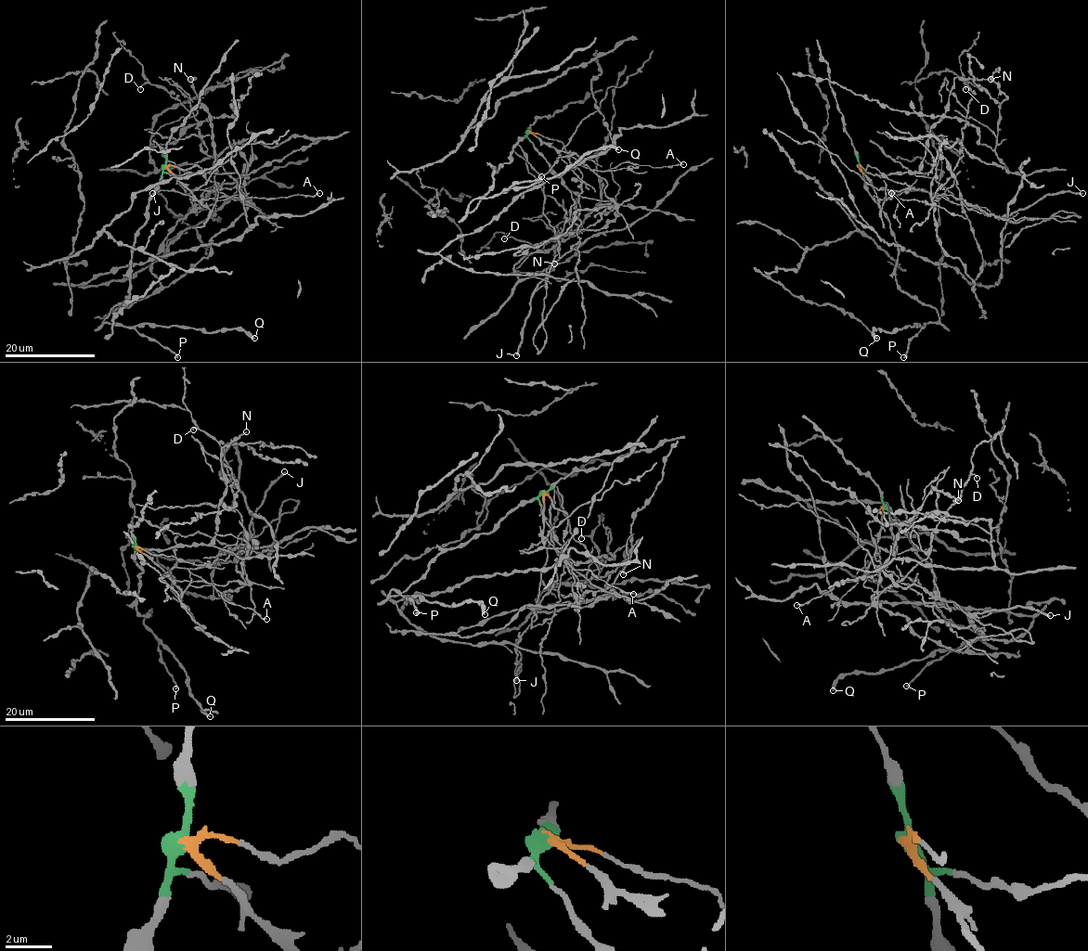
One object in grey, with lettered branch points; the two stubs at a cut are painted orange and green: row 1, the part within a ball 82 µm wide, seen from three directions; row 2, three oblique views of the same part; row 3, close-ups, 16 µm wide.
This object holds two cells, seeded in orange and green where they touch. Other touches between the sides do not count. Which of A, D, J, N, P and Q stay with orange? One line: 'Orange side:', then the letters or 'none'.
Orange side: A, D, J

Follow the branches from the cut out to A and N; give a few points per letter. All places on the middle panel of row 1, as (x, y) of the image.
A: (528, 132), (567, 152), (591, 170), (607, 171), (622, 162), (653, 167), (683, 163)
N: (528, 132), (527, 137), (550, 170), (579, 197), (575, 214), (556, 226), (554, 263)

